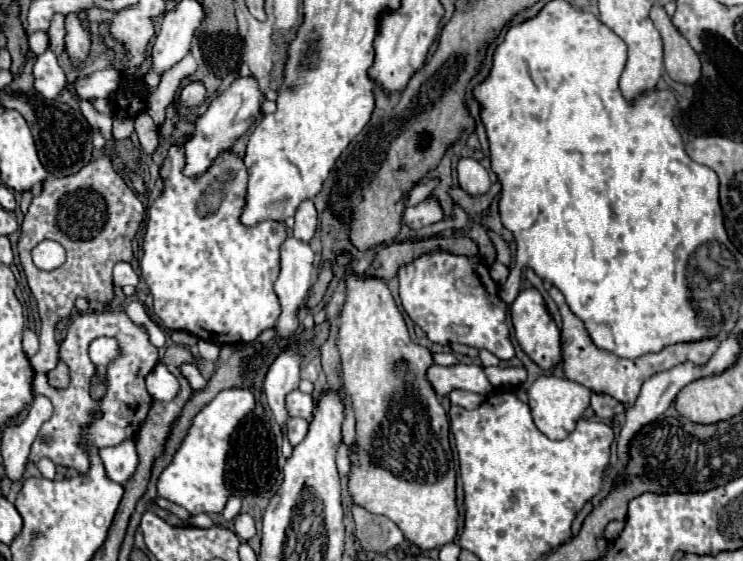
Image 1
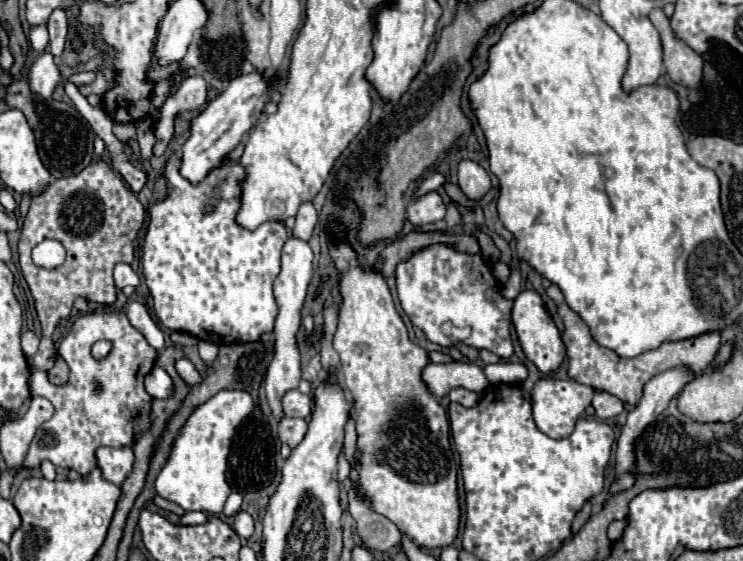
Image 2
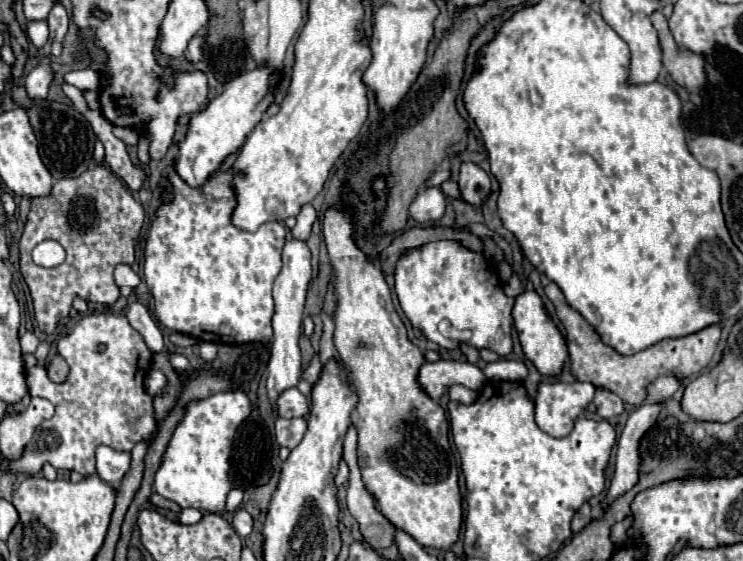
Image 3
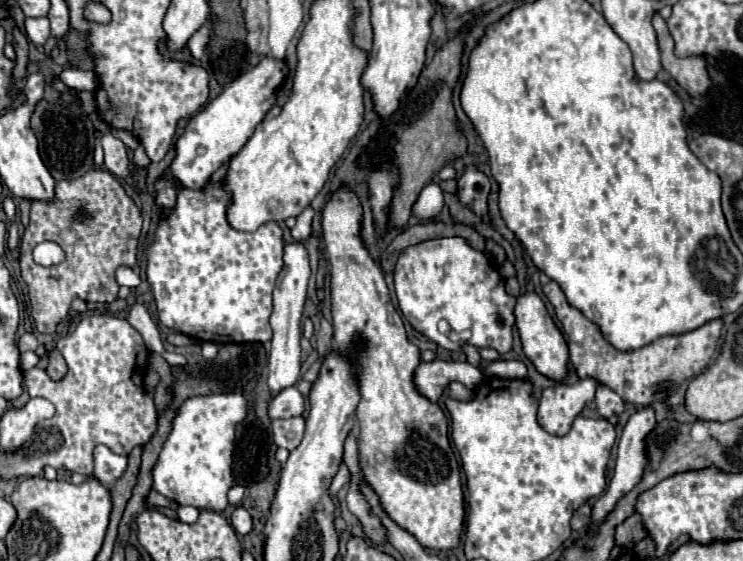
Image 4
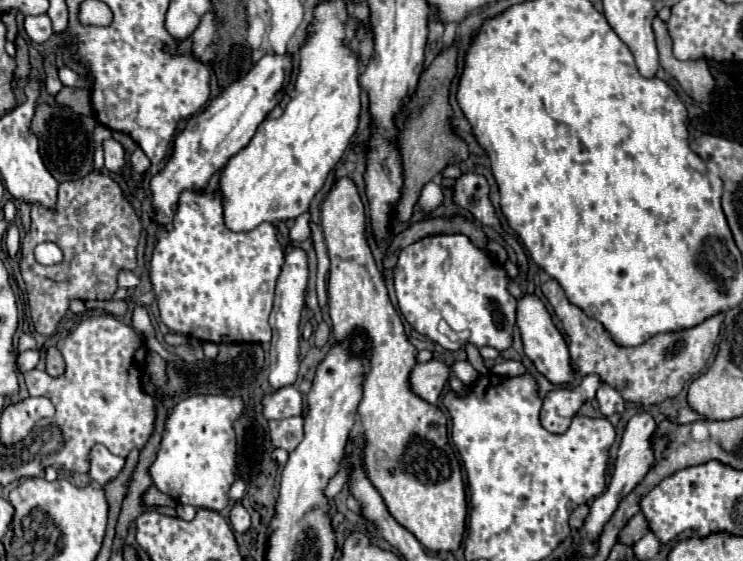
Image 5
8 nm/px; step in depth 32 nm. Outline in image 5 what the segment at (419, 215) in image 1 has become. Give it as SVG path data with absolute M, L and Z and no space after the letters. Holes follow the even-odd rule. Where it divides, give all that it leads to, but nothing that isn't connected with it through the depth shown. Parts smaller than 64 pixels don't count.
M428 182L420 194L420 200L418 200L418 206L426 212L434 210L436 206L440 206L442 202L442 188L436 184L436 182Z

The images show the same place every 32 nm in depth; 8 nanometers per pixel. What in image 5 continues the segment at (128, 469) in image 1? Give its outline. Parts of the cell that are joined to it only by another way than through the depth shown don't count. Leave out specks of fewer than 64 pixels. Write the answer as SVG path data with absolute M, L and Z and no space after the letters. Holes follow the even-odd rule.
M96 444L90 450L88 478L90 478L90 482L104 486L106 482L110 482L120 472L122 466L124 466L124 458L114 456L114 454L108 452L108 448L104 448L102 444Z

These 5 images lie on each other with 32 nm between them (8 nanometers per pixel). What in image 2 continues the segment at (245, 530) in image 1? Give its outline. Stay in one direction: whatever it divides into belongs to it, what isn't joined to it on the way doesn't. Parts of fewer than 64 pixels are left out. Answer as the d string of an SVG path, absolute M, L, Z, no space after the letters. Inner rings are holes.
M240 510L240 512L234 516L232 528L236 530L236 534L238 534L240 538L250 538L252 532L254 532L254 520L252 520L252 516L250 516L248 512Z

